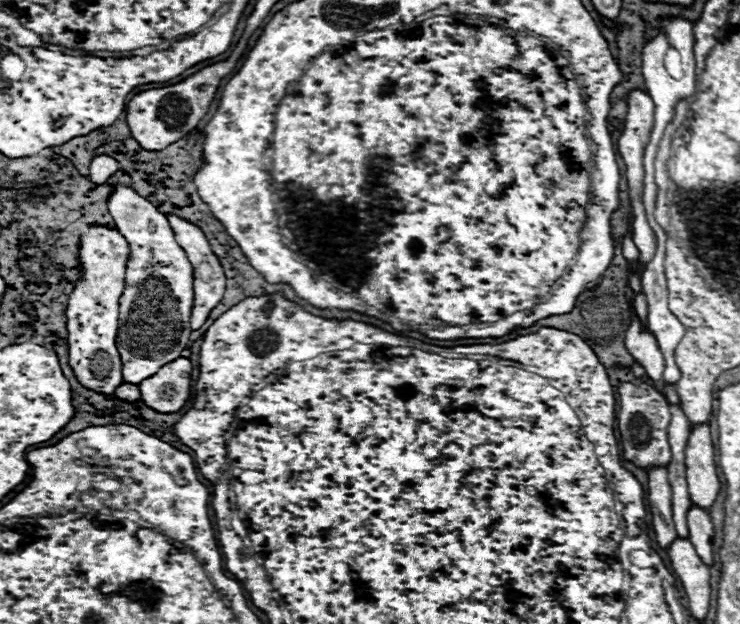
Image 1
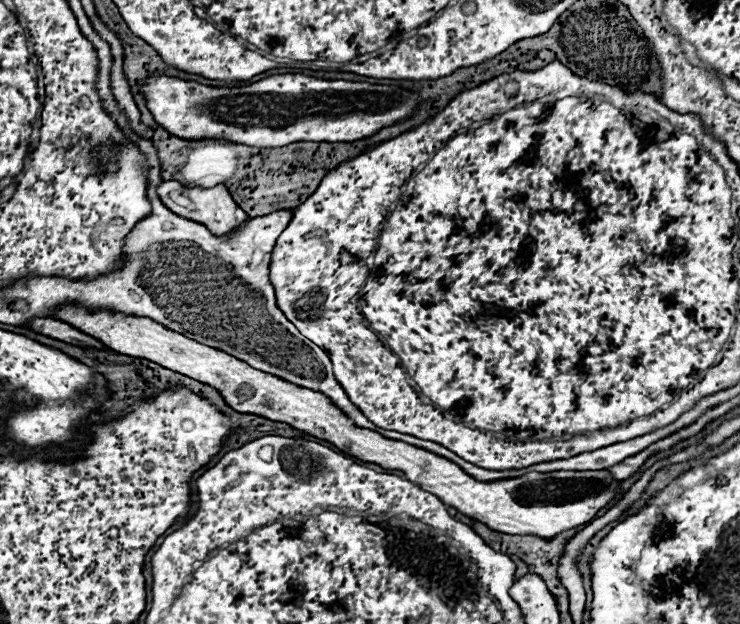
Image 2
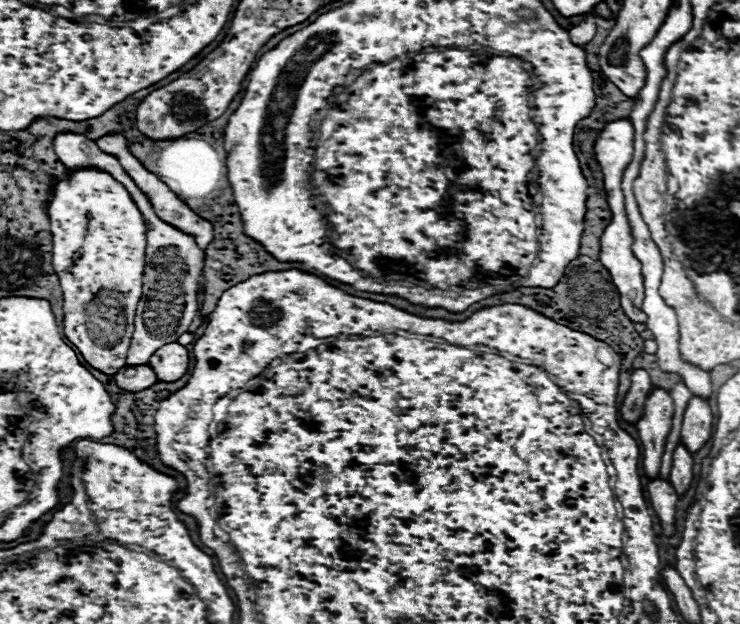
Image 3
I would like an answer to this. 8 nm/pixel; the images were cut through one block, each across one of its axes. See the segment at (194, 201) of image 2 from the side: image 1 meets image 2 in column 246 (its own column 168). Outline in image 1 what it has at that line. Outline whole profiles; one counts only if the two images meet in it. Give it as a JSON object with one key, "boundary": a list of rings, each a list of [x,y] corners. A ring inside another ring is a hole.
{"boundary":[[[168,216],[170,226],[174,230],[176,242],[184,248],[188,260],[194,264],[194,308],[192,308],[192,330],[198,330],[206,320],[208,314],[212,312],[212,308],[216,308],[216,304],[220,304],[222,296],[224,296],[224,288],[226,288],[226,274],[224,268],[218,260],[218,256],[212,252],[208,238],[204,236],[204,232],[200,228],[196,228],[194,224],[180,220],[178,216]]]}

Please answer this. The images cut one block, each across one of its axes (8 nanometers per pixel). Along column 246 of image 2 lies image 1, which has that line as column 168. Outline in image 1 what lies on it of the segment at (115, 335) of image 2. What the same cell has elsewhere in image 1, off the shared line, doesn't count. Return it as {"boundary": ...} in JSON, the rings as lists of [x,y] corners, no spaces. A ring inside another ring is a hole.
{"boundary":[[[178,358],[166,364],[140,384],[144,404],[156,408],[156,412],[178,412],[190,398],[192,364],[188,358]]]}

